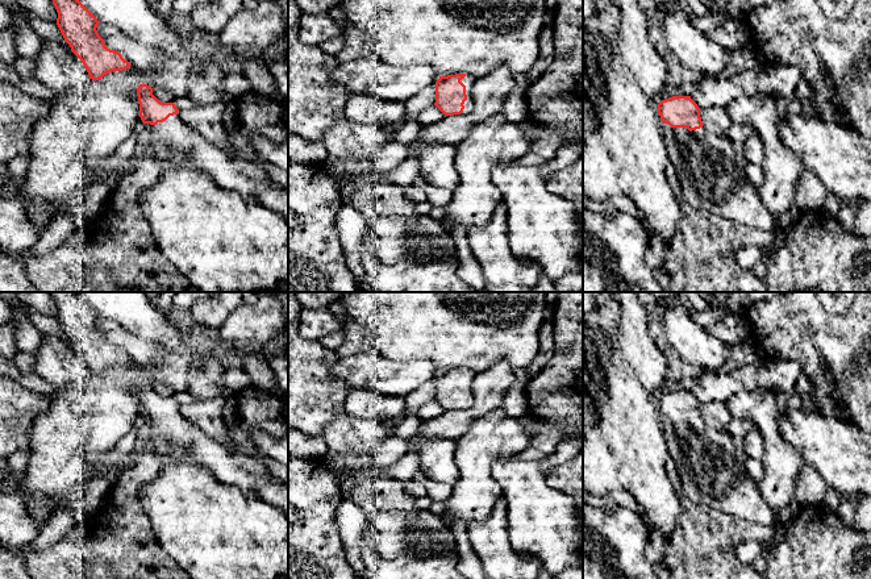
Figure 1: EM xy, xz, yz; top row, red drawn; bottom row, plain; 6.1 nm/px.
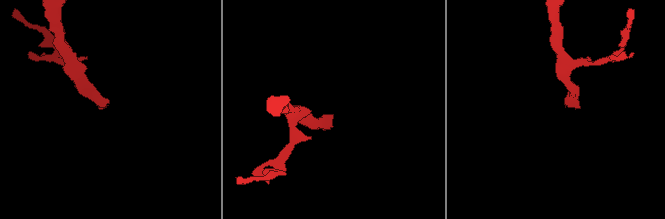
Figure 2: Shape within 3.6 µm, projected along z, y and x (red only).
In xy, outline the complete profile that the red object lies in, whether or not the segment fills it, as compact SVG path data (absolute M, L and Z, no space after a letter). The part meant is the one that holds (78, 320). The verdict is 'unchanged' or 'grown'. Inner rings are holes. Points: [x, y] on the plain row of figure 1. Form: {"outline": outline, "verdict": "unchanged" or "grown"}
{"outline": "M53 292L53 299L58 307L57 320L89 374L99 375L132 361L118 346L105 341L96 325L100 317L76 292Z", "verdict": "unchanged"}

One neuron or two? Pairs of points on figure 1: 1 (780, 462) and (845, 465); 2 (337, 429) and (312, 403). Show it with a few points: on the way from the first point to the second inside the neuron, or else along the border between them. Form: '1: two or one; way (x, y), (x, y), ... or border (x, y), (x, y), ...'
1: two; border (784, 441), (805, 463)
2: two; border (344, 412), (336, 416), (321, 434)

